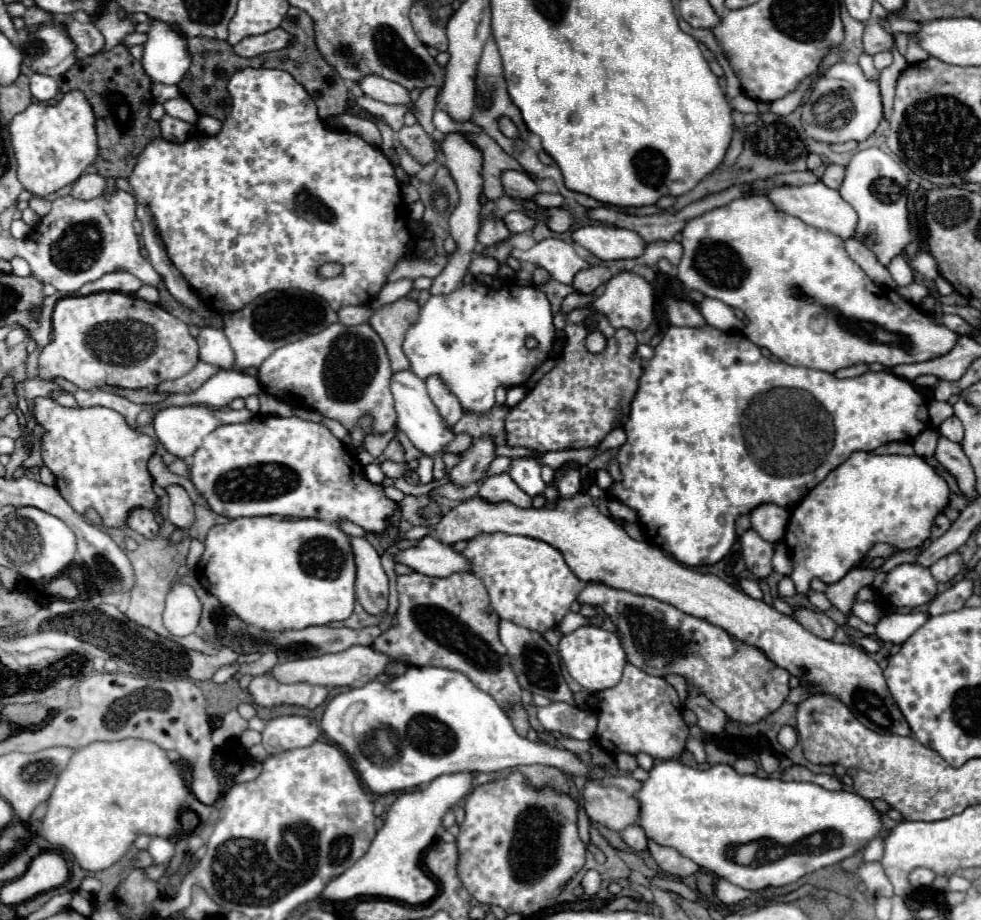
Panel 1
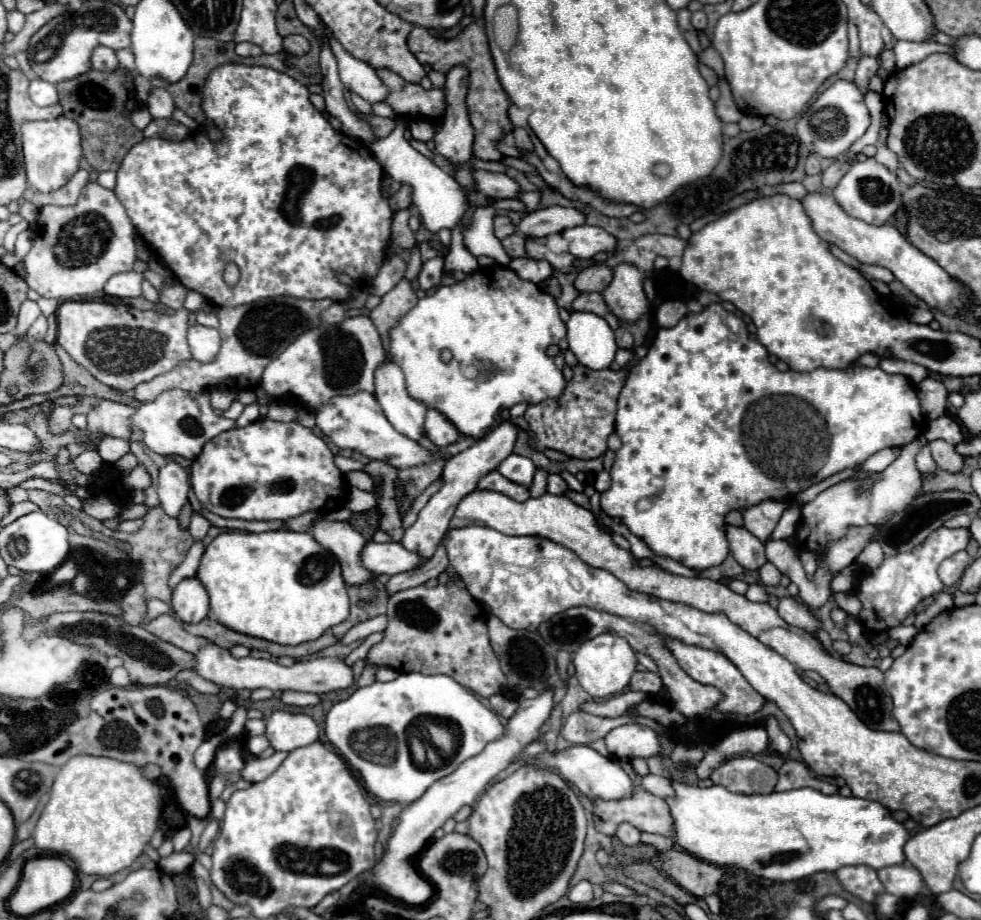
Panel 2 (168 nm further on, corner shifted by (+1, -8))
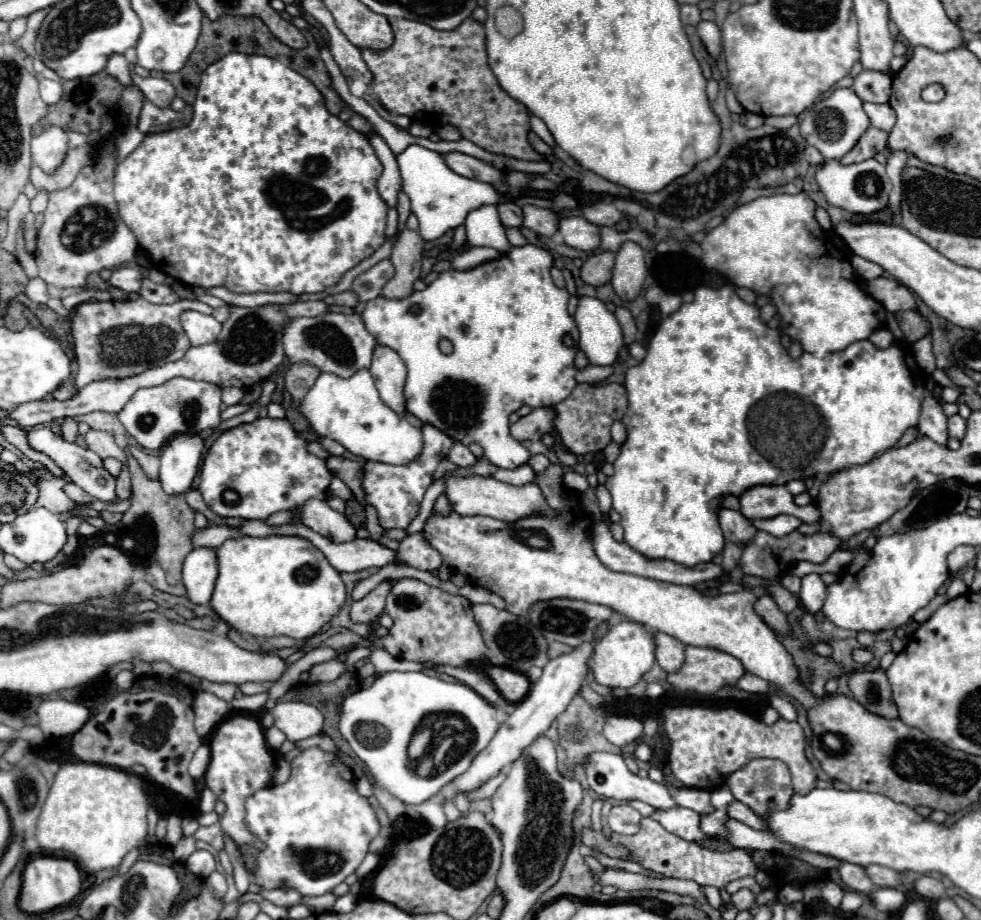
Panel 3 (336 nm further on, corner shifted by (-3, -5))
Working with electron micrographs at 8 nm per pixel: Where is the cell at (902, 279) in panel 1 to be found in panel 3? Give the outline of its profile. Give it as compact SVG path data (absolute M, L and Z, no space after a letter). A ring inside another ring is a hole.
M852 256L850 258L850 264L854 266L854 270L856 270L856 276L860 278L860 280L872 280L872 278L880 278L882 274L884 274L884 270L878 266L878 264L874 264L874 262L870 262L870 260L864 260L864 258L860 258L860 256Z

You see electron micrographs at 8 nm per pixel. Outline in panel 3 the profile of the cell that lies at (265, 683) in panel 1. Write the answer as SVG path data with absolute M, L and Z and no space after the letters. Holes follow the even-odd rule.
M268 692L254 694L254 696L242 696L240 700L236 700L236 698L232 700L232 708L240 710L240 712L256 712L256 710L262 710L266 700L268 700Z

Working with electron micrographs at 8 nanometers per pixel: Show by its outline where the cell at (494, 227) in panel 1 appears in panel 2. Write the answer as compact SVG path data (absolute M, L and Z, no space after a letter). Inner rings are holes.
M498 215L498 217L494 219L494 233L496 233L498 239L504 239L504 237L512 235L514 231L516 231L516 227L514 227L514 223L510 221L510 217Z

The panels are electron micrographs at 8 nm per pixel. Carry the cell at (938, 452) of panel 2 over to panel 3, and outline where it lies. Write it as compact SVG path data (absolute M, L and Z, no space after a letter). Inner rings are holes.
M930 380L926 386L926 396L922 402L922 414L920 414L920 422L918 422L918 432L922 436L932 438L940 446L946 446L948 444L948 432L946 432L948 418L944 416L942 406L932 396L932 388L934 388L934 380Z

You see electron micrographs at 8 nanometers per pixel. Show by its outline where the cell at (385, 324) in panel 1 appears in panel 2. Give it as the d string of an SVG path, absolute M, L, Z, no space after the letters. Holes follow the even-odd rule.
M402 279L392 291L388 291L382 297L380 305L370 311L370 319L374 321L374 325L376 325L378 333L380 333L386 349L388 349L388 329L392 325L396 325L396 321L404 313L408 313L408 309L412 309L412 305L416 305L416 301L418 301L418 297L412 291L410 281Z

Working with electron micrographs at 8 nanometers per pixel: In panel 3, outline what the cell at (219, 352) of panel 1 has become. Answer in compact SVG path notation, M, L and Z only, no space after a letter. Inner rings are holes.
M192 310L184 312L180 322L182 322L182 328L188 334L192 346L204 346L204 344L216 342L218 334L222 330L222 324L214 316L206 316L206 314L192 312Z

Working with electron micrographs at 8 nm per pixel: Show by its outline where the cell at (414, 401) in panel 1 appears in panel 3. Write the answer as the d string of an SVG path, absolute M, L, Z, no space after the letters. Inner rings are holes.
M376 346L370 374L376 380L376 388L380 392L382 402L388 408L392 408L396 414L404 416L406 414L406 406L404 406L406 366L400 360L400 356L386 346Z

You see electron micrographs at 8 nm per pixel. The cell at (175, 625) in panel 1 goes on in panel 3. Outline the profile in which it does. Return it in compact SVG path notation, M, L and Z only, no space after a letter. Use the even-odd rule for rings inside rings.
M194 548L182 570L182 582L186 586L186 596L192 604L208 604L214 592L218 568L216 554L212 548Z

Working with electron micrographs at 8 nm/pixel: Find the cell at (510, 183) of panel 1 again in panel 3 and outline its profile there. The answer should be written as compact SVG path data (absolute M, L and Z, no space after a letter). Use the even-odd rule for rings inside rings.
M452 152L452 154L446 154L444 160L460 176L466 176L466 178L472 178L472 180L478 180L478 182L486 182L486 184L494 186L498 192L508 190L508 186L504 186L504 182L500 182L500 170L482 162L482 160L478 160L478 158Z

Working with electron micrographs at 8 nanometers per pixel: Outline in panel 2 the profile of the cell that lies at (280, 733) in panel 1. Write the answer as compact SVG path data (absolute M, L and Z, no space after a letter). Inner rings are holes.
M274 711L266 719L266 737L276 751L294 751L318 741L316 721L304 713Z

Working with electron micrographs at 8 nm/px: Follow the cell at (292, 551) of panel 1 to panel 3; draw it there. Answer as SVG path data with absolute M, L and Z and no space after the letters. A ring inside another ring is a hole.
M240 536L216 548L218 580L212 610L244 636L290 636L306 640L322 630L346 604L340 572L300 536Z

